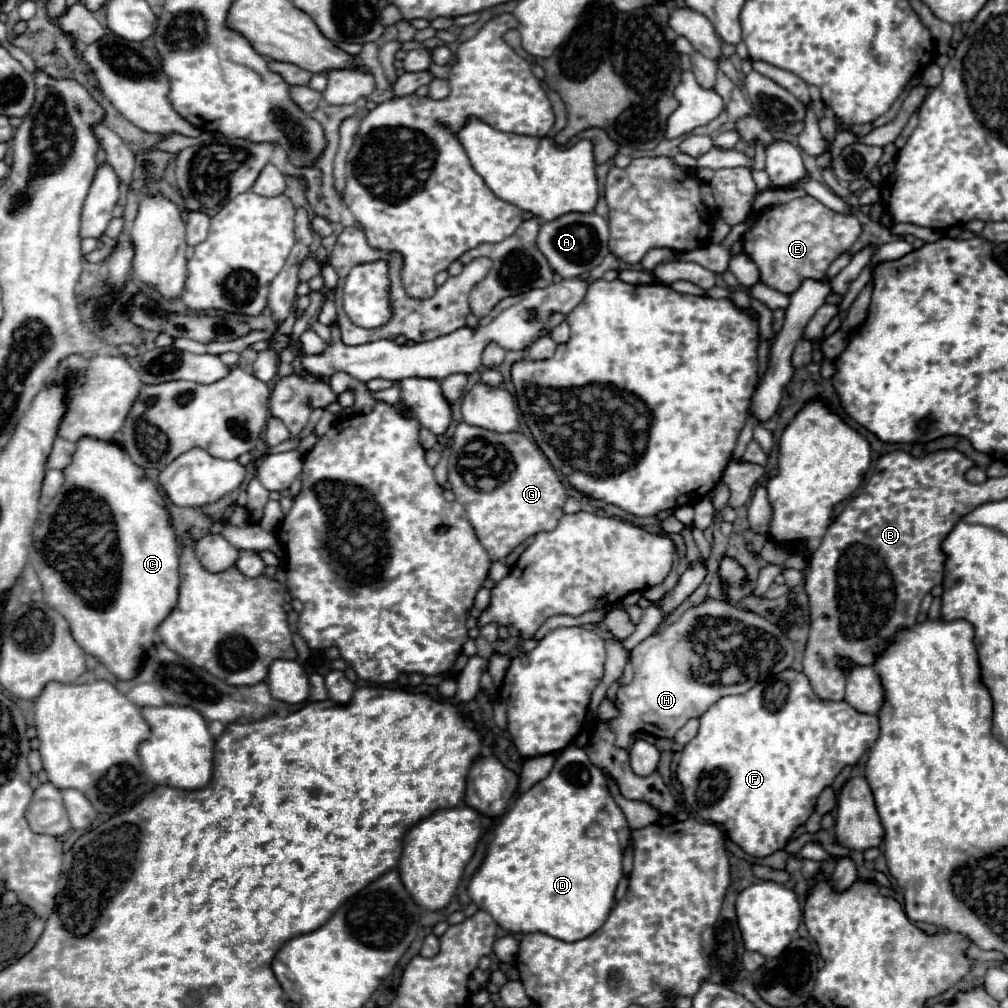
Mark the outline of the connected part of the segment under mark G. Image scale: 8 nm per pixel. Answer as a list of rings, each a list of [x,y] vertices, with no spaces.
[[[460,423],[454,431],[454,445],[450,451],[450,463],[448,463],[450,475],[448,483],[456,497],[456,501],[466,509],[466,517],[472,523],[480,543],[488,551],[488,555],[494,561],[506,559],[522,541],[528,537],[552,531],[562,513],[562,507],[566,503],[566,489],[560,483],[558,475],[554,473],[550,461],[540,451],[540,447],[528,439],[524,433],[492,433],[482,427],[470,427],[468,423]]]

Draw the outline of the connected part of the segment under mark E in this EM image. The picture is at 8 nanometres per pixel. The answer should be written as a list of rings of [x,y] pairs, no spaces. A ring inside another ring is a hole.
[[[806,195],[762,211],[750,231],[742,235],[742,251],[756,261],[764,285],[790,295],[806,279],[820,281],[830,263],[852,247],[860,231],[860,221],[854,215],[838,215],[818,199]]]

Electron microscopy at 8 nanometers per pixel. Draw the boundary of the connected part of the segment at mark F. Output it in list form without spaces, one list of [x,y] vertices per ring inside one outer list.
[[[784,669],[782,673],[774,675],[772,679],[764,681],[764,683],[758,683],[754,685],[748,693],[744,695],[732,695],[732,697],[722,697],[718,699],[714,705],[710,705],[710,709],[700,717],[700,729],[698,729],[698,735],[684,747],[682,751],[682,759],[680,759],[680,765],[678,765],[678,779],[682,783],[682,789],[684,789],[684,799],[688,803],[688,807],[704,821],[710,821],[710,823],[716,823],[716,825],[722,825],[728,833],[728,837],[750,857],[768,857],[772,855],[774,851],[778,849],[784,849],[784,845],[790,841],[790,837],[794,835],[794,831],[804,825],[808,821],[808,817],[812,815],[814,807],[816,807],[816,801],[818,801],[818,795],[822,793],[824,787],[832,785],[832,781],[836,779],[836,775],[846,767],[846,765],[856,765],[862,755],[874,745],[874,741],[878,739],[878,733],[880,733],[880,727],[878,727],[878,717],[876,715],[868,715],[868,713],[858,713],[852,705],[848,705],[846,701],[824,701],[820,699],[810,683],[808,683],[808,677],[802,673],[802,671],[796,671],[796,669]]]

